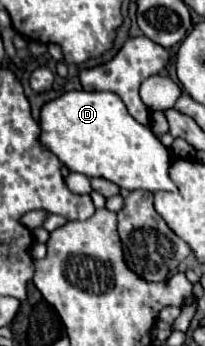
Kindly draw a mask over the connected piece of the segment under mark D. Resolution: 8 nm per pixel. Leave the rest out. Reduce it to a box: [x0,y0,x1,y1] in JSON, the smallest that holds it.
[40,92,176,190]

